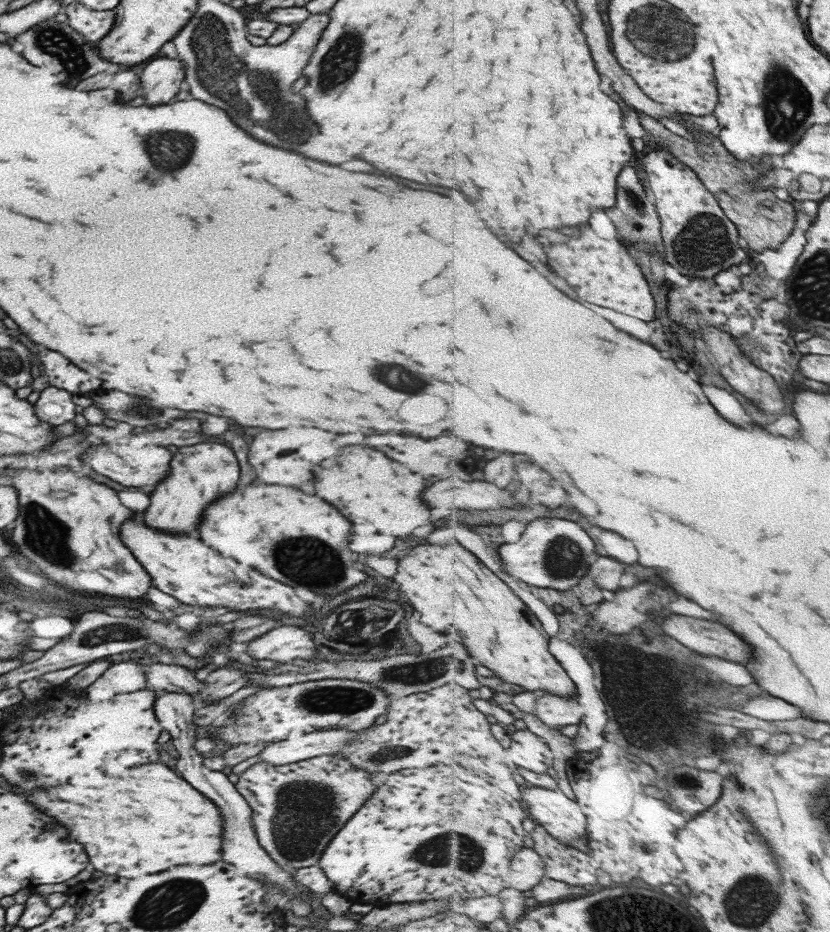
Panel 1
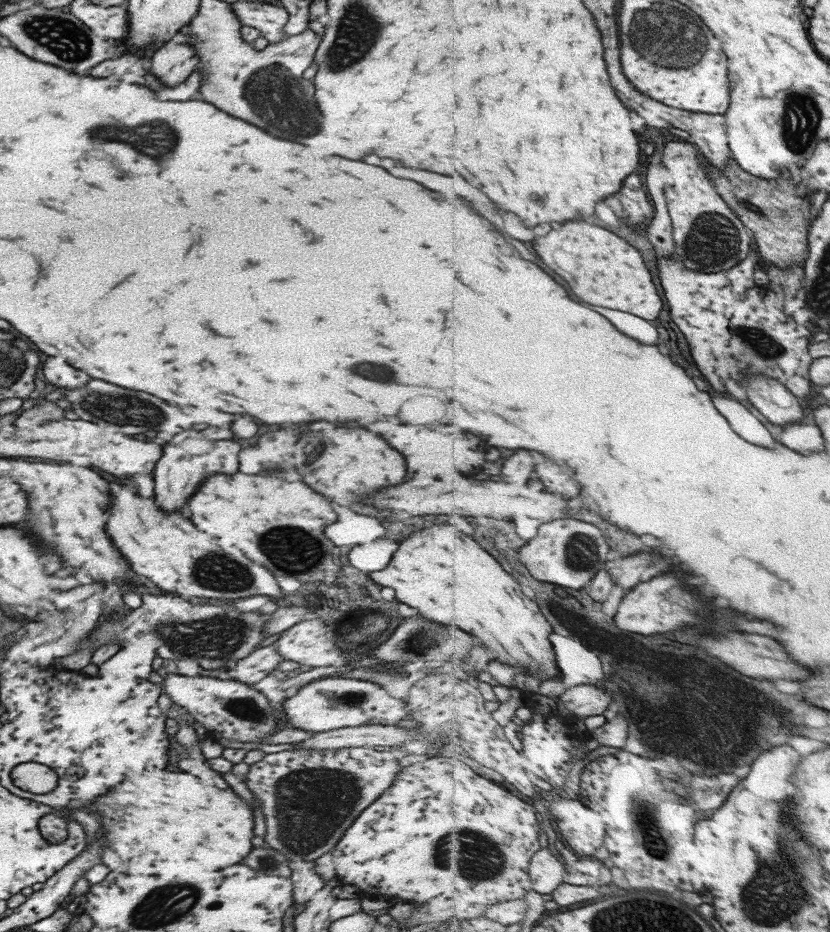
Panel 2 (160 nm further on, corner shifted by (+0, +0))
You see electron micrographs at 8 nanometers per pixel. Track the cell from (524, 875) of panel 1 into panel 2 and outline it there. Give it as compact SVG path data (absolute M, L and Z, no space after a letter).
M551 845L541 850L541 854L533 856L530 861L533 891L539 894L552 894L564 884L566 866L557 849Z

